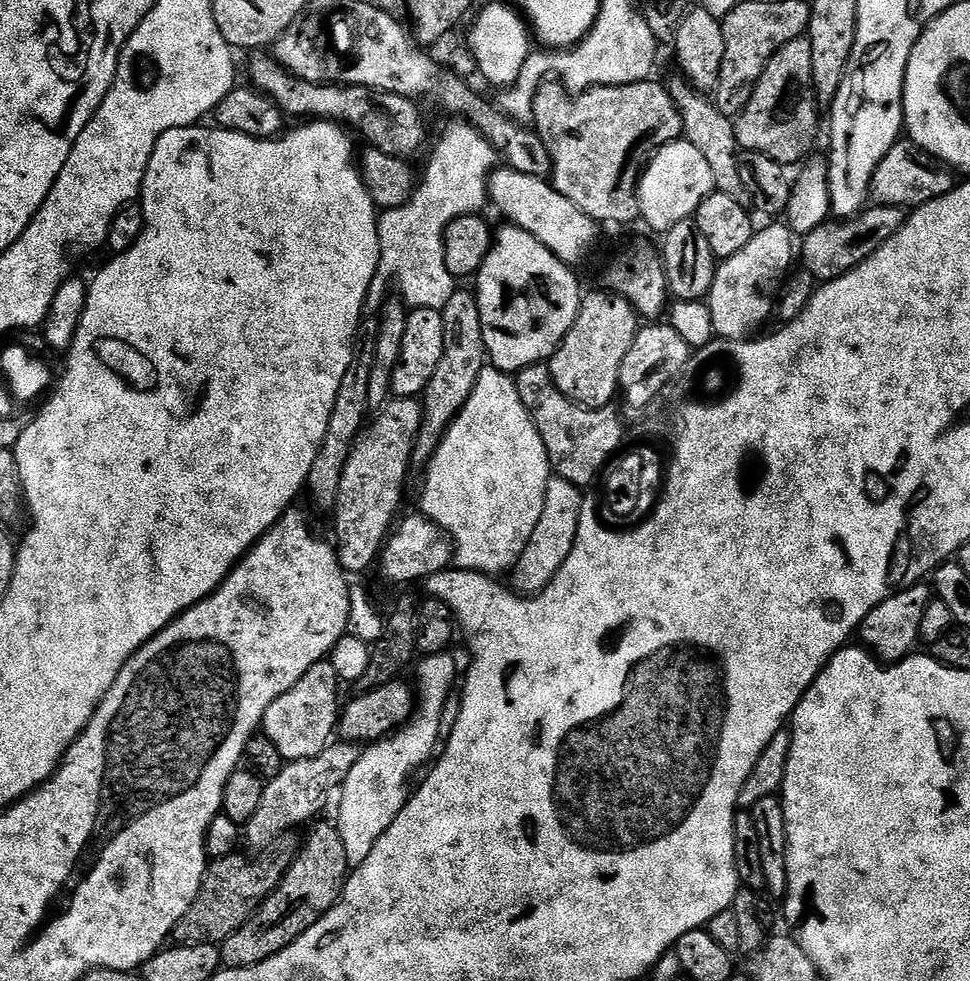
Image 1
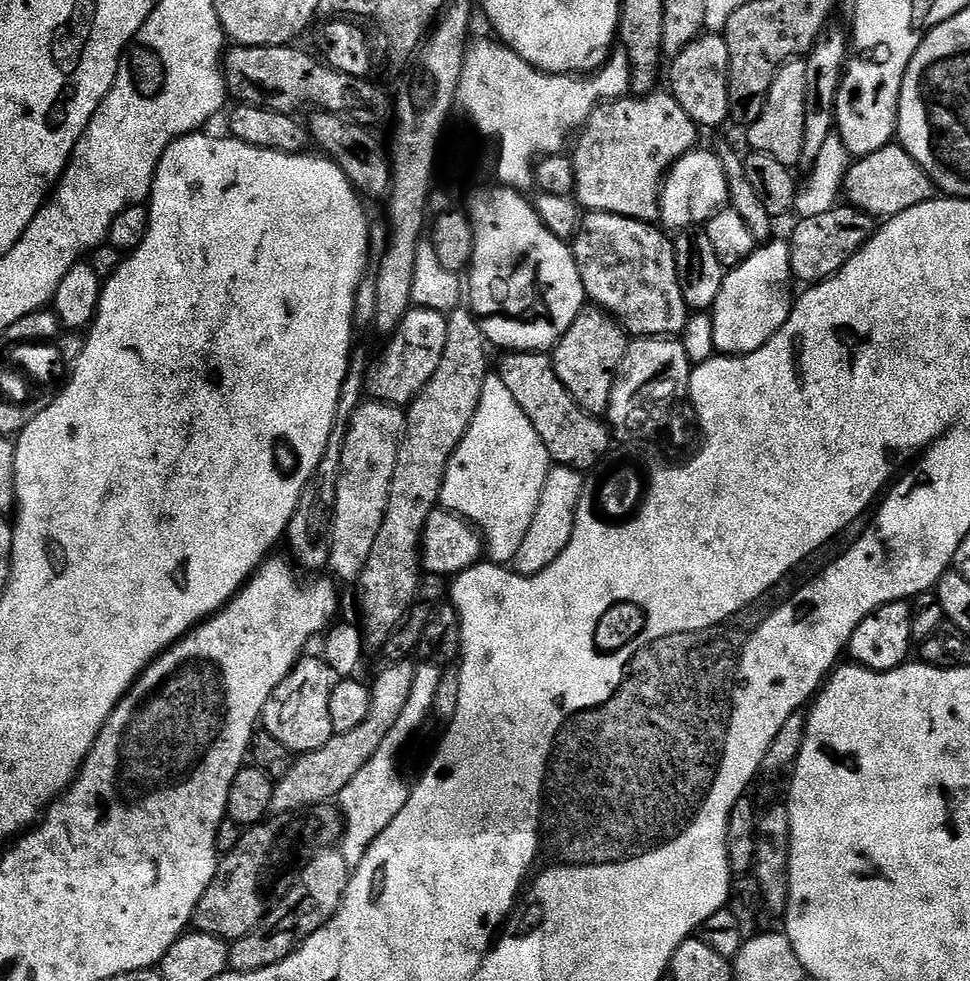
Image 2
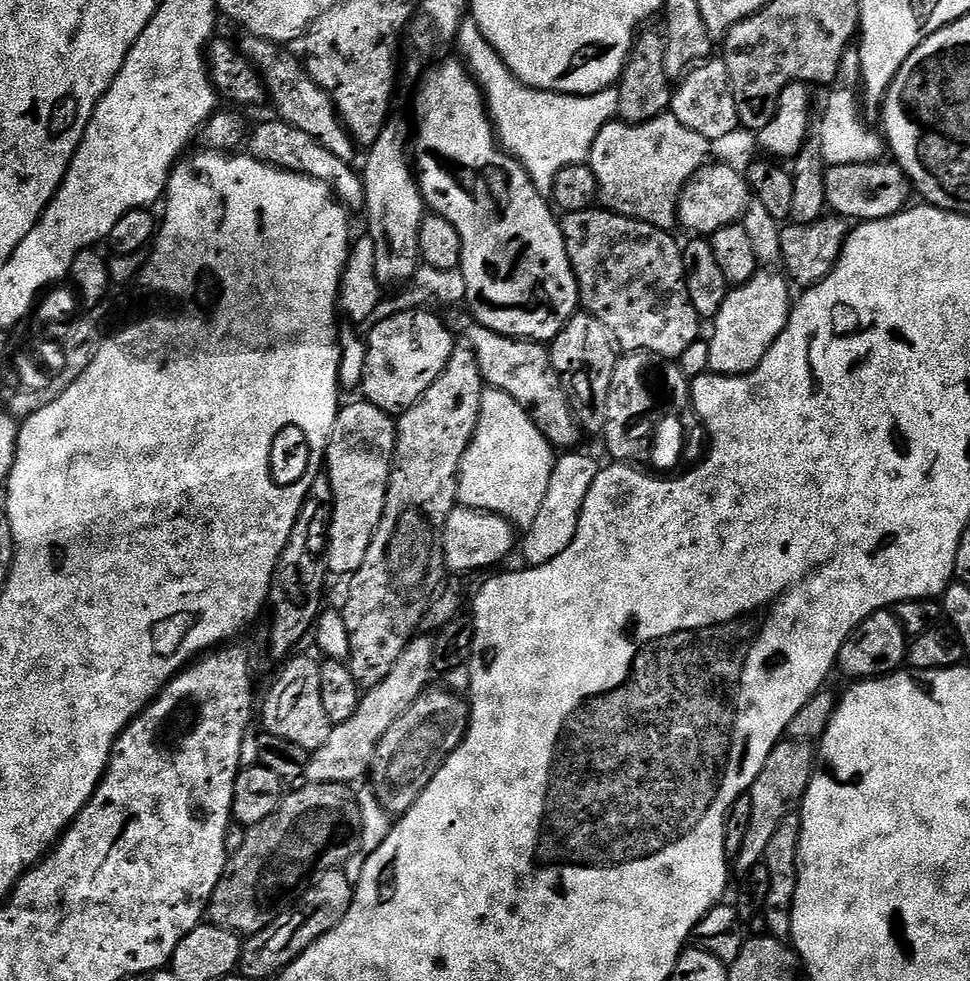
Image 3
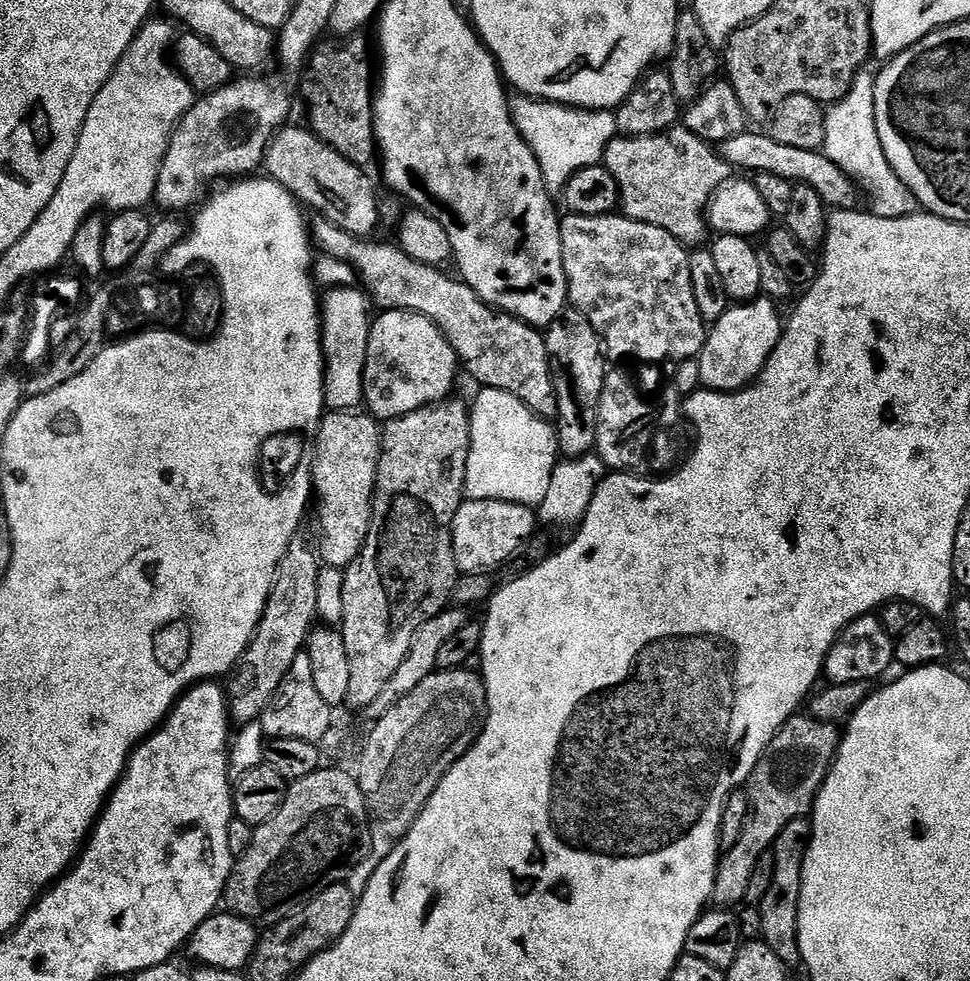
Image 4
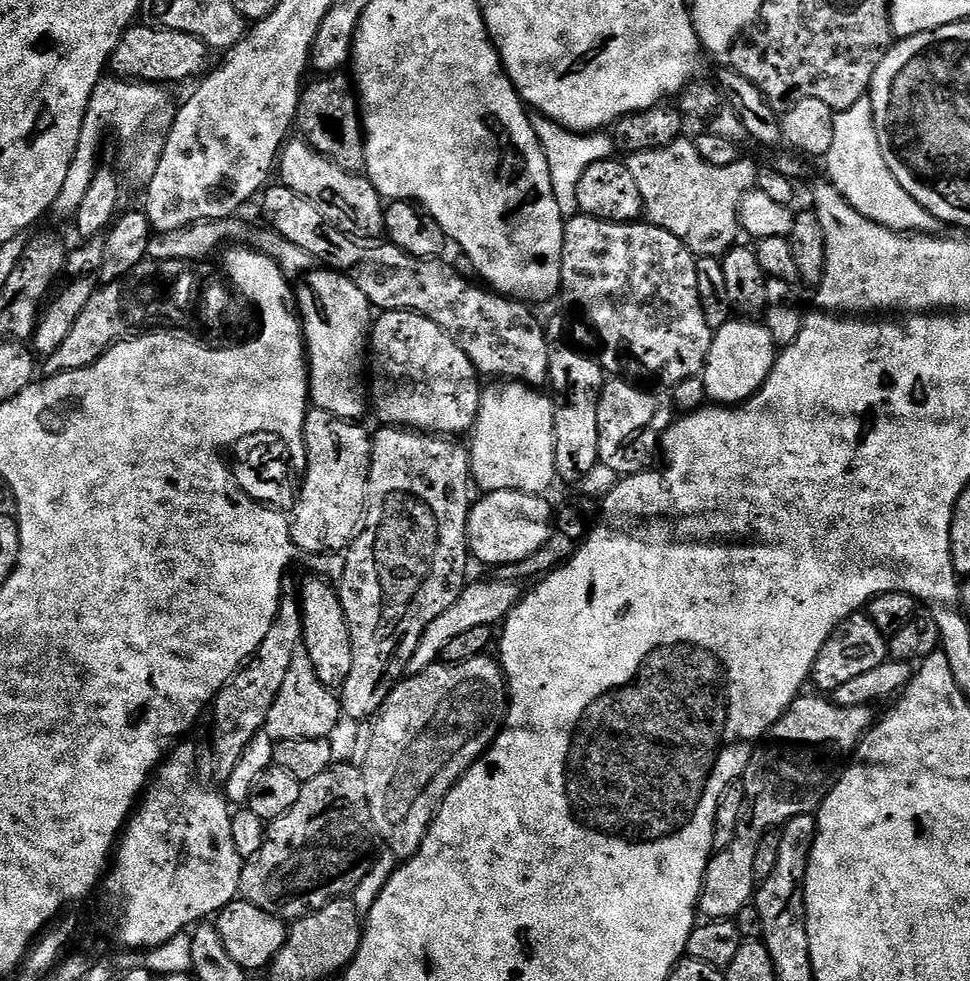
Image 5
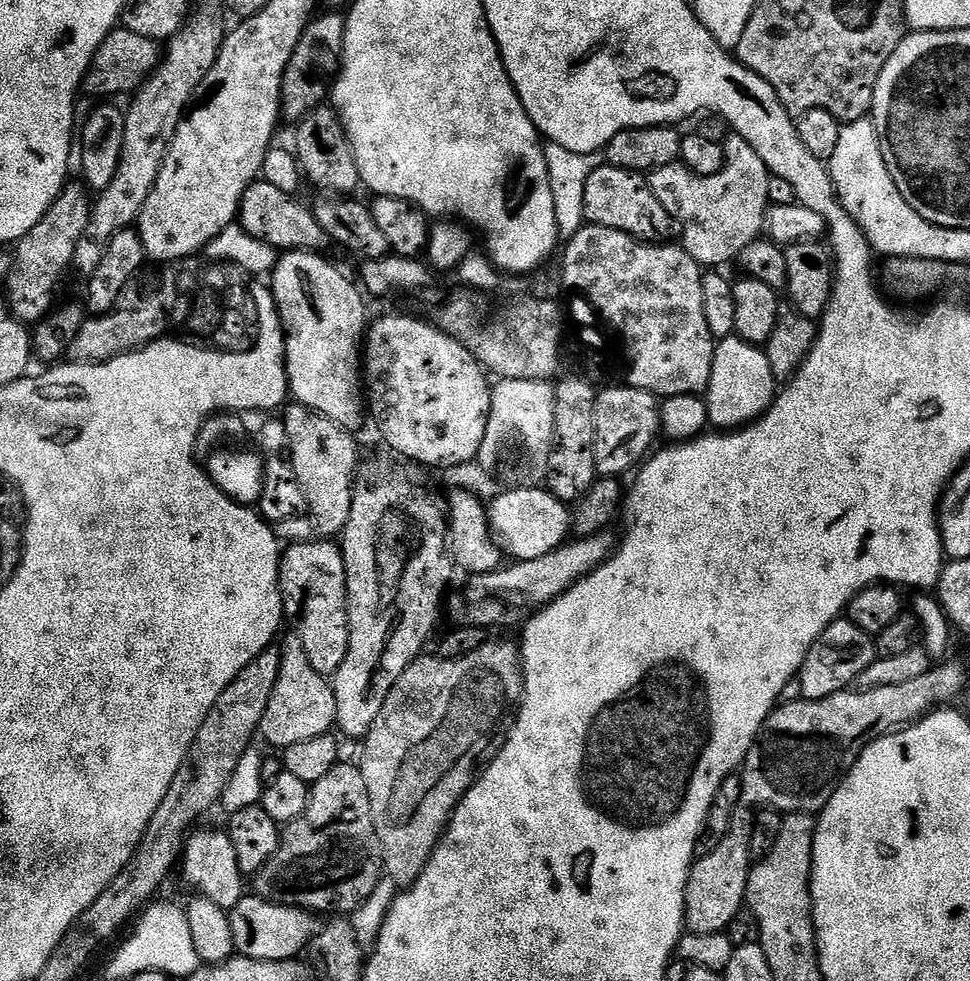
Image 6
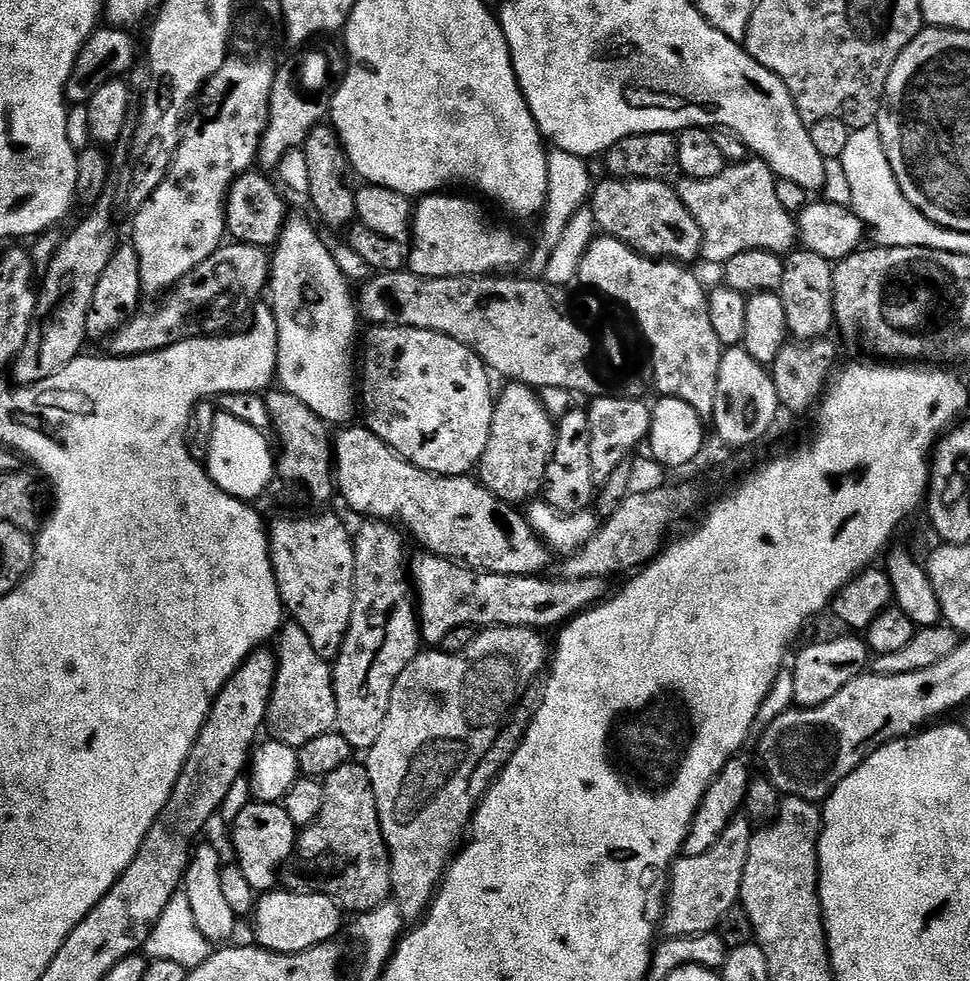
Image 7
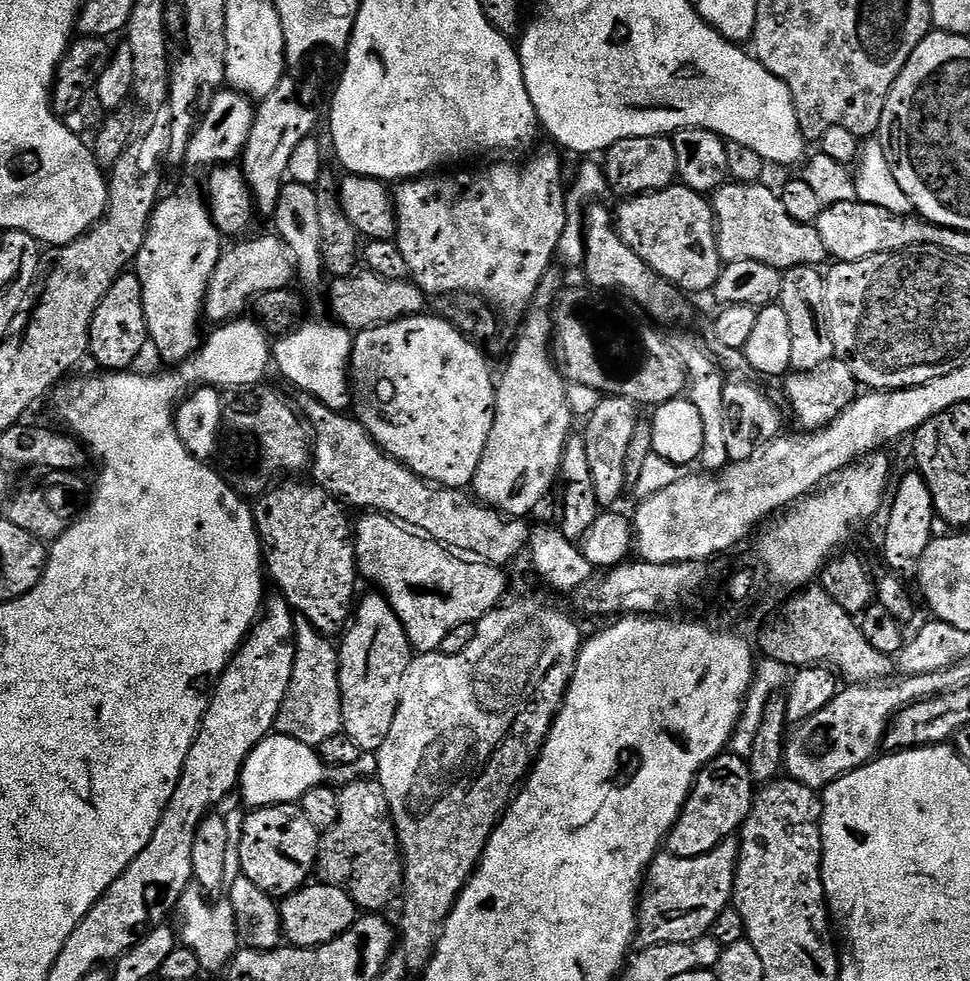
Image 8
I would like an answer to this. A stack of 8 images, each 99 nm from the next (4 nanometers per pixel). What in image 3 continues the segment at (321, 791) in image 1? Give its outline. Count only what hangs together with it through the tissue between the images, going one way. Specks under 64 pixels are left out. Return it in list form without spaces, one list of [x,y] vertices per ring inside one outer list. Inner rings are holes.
[[[417,634],[398,654],[390,674],[378,682],[378,686],[367,689],[361,695],[358,706],[346,722],[334,724],[330,738],[326,738],[326,746],[318,746],[318,750],[308,757],[307,779],[314,784],[346,784],[351,785],[352,780],[359,776],[369,775],[372,760],[376,757],[378,742],[382,742],[382,734],[418,702],[418,698],[433,683],[434,673],[434,642],[428,634]]]

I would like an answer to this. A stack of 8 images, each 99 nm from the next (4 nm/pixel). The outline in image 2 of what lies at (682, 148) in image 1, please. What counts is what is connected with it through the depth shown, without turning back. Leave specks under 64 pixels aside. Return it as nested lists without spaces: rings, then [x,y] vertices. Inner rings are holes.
[[[693,150],[668,169],[660,190],[659,223],[665,229],[691,230],[708,223],[716,212],[728,204],[728,183],[720,157],[714,151]]]

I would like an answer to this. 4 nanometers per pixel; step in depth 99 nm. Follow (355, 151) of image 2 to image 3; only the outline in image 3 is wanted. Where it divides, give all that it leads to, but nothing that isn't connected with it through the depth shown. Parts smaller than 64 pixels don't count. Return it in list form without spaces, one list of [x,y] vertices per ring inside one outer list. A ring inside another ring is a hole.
[[[245,35],[244,41],[239,41],[240,52],[248,59],[256,71],[260,73],[260,78],[264,82],[267,99],[272,100],[276,107],[275,115],[281,120],[285,120],[290,126],[298,126],[298,130],[310,134],[330,154],[335,154],[338,158],[349,162],[355,161],[358,145],[353,140],[351,134],[340,120],[340,115],[336,113],[336,103],[325,94],[318,85],[308,76],[308,71],[304,69],[301,57],[287,56],[285,49],[279,44],[272,44],[269,40],[263,40],[257,36]]]

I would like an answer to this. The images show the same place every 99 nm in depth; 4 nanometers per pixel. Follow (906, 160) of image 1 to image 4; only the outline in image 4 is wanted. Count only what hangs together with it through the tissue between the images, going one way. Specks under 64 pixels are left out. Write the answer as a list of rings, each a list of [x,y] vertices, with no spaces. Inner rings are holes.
[[[746,130],[742,134],[734,134],[730,138],[719,141],[718,155],[733,169],[744,174],[765,172],[778,174],[778,178],[786,178],[793,184],[809,184],[822,198],[822,202],[832,210],[852,210],[857,207],[856,192],[858,185],[850,179],[823,151],[802,150],[799,146],[786,146],[778,142],[771,134],[764,130]]]

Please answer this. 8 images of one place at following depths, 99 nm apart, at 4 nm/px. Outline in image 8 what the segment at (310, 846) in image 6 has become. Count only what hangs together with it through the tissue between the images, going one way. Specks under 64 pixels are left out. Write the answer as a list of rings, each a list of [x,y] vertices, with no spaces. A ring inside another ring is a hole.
[[[357,778],[343,785],[338,795],[338,822],[334,822],[334,826],[320,837],[320,857],[316,860],[315,875],[323,883],[346,890],[357,909],[368,914],[383,913],[383,908],[390,907],[392,903],[393,907],[404,891],[404,861],[400,855],[400,839],[396,837],[396,827],[388,813],[386,790],[382,790],[375,778]]]

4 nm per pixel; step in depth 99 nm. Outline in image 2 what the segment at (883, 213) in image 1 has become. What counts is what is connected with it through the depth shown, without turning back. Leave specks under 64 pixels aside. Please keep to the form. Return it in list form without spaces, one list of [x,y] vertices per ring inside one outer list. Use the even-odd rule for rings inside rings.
[[[834,206],[826,210],[826,214],[814,214],[797,219],[796,229],[790,239],[790,262],[792,275],[797,281],[805,280],[805,285],[811,286],[822,280],[829,280],[854,258],[858,250],[874,235],[878,224],[865,212],[860,212],[851,206]]]

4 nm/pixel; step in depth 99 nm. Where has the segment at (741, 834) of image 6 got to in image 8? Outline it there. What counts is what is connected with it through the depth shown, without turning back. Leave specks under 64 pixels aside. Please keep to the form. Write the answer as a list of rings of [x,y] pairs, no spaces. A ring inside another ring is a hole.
[[[736,838],[723,840],[714,850],[698,858],[678,858],[667,850],[657,854],[646,873],[646,891],[638,900],[636,940],[639,947],[694,942],[709,935],[715,919],[732,904],[739,861],[740,841]]]

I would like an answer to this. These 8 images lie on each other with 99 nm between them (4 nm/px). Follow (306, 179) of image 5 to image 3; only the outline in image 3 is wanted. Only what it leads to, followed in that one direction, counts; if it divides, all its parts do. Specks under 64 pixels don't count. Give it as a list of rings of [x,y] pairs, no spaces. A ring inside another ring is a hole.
[[[271,118],[264,120],[256,129],[251,129],[246,140],[246,148],[252,159],[260,160],[263,164],[271,164],[285,172],[299,172],[311,176],[313,180],[321,180],[331,188],[337,200],[349,210],[360,210],[364,206],[364,181],[361,173],[352,169],[353,165],[347,160],[330,154],[326,146],[319,144],[310,134],[298,130],[298,126],[290,126],[285,120]]]

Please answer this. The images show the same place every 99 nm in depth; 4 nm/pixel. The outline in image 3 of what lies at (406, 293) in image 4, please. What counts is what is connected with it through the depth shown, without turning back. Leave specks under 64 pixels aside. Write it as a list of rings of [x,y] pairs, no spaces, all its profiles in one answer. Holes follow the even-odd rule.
[[[469,323],[467,347],[472,349],[474,358],[478,360],[478,370],[482,370],[482,378],[488,388],[500,388],[514,402],[518,402],[527,412],[532,415],[534,426],[542,430],[542,434],[548,439],[549,444],[556,450],[572,450],[582,437],[580,423],[574,418],[572,407],[568,401],[568,395],[560,381],[560,376],[552,365],[552,353],[543,343],[534,340],[519,340],[516,336],[500,336],[494,330],[490,330],[482,324]]]

